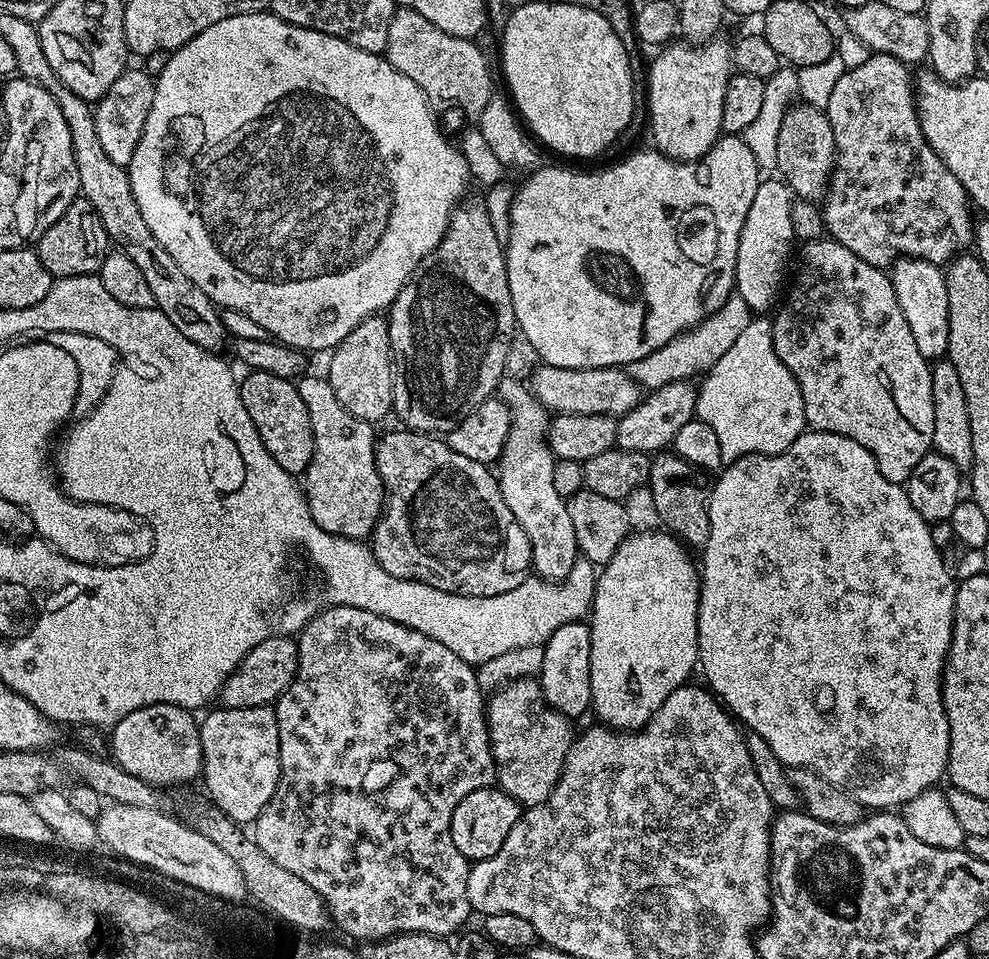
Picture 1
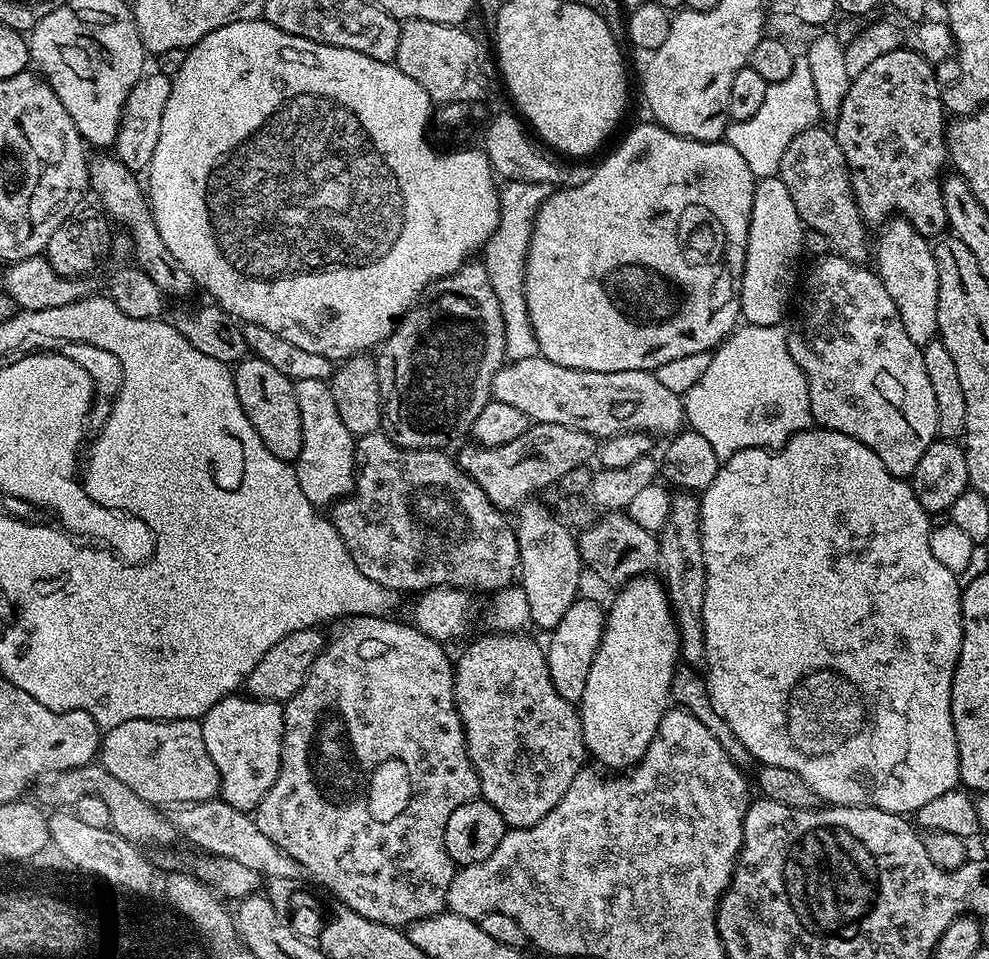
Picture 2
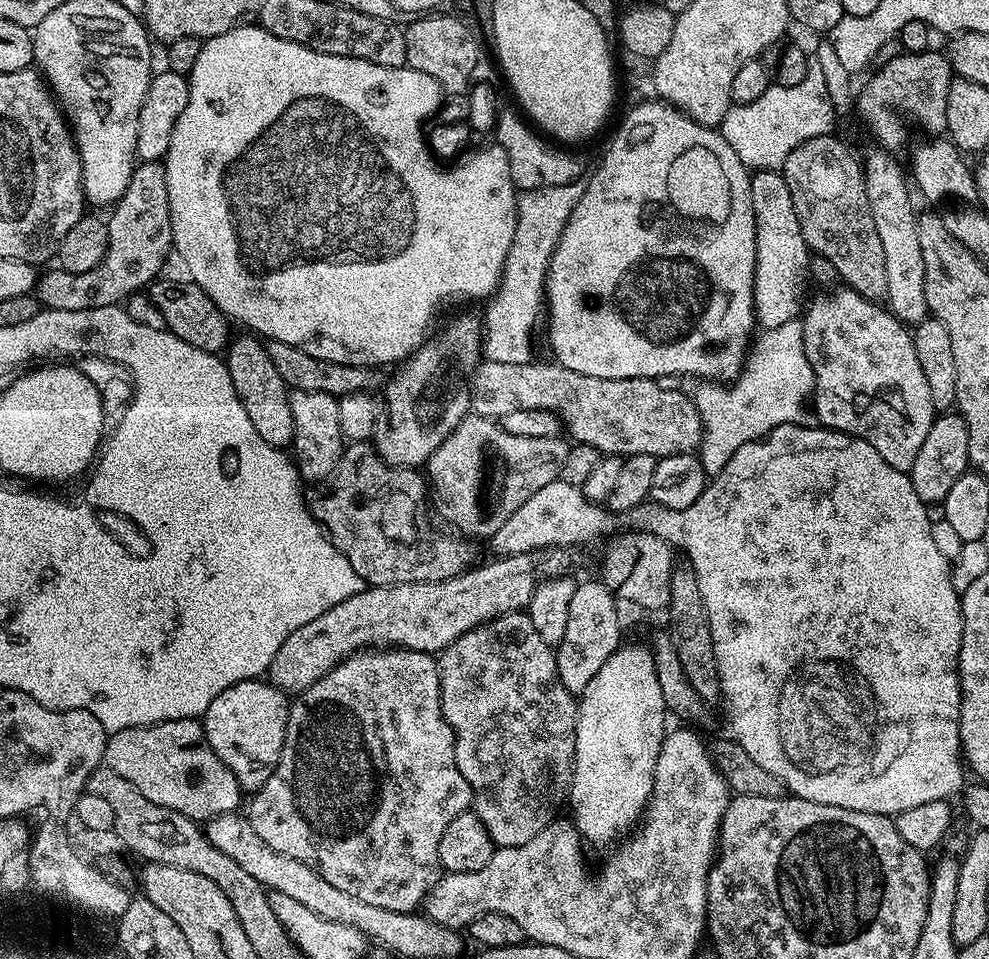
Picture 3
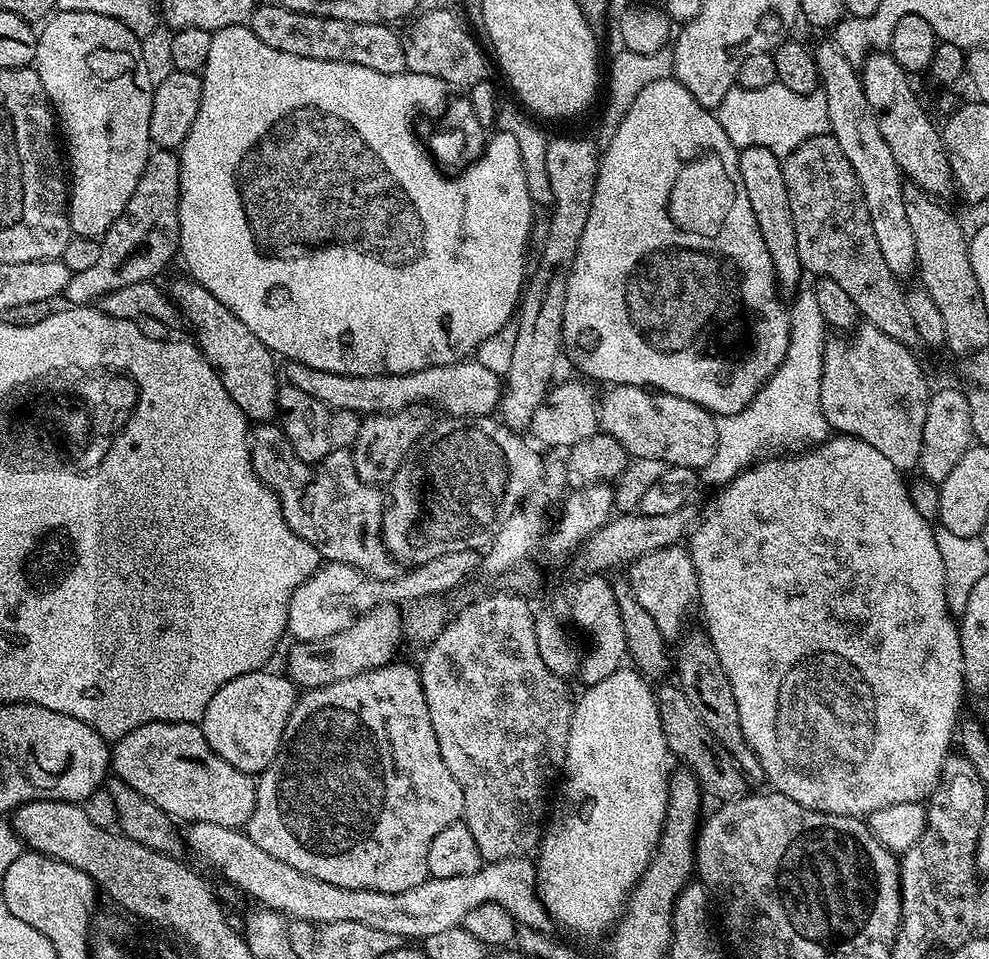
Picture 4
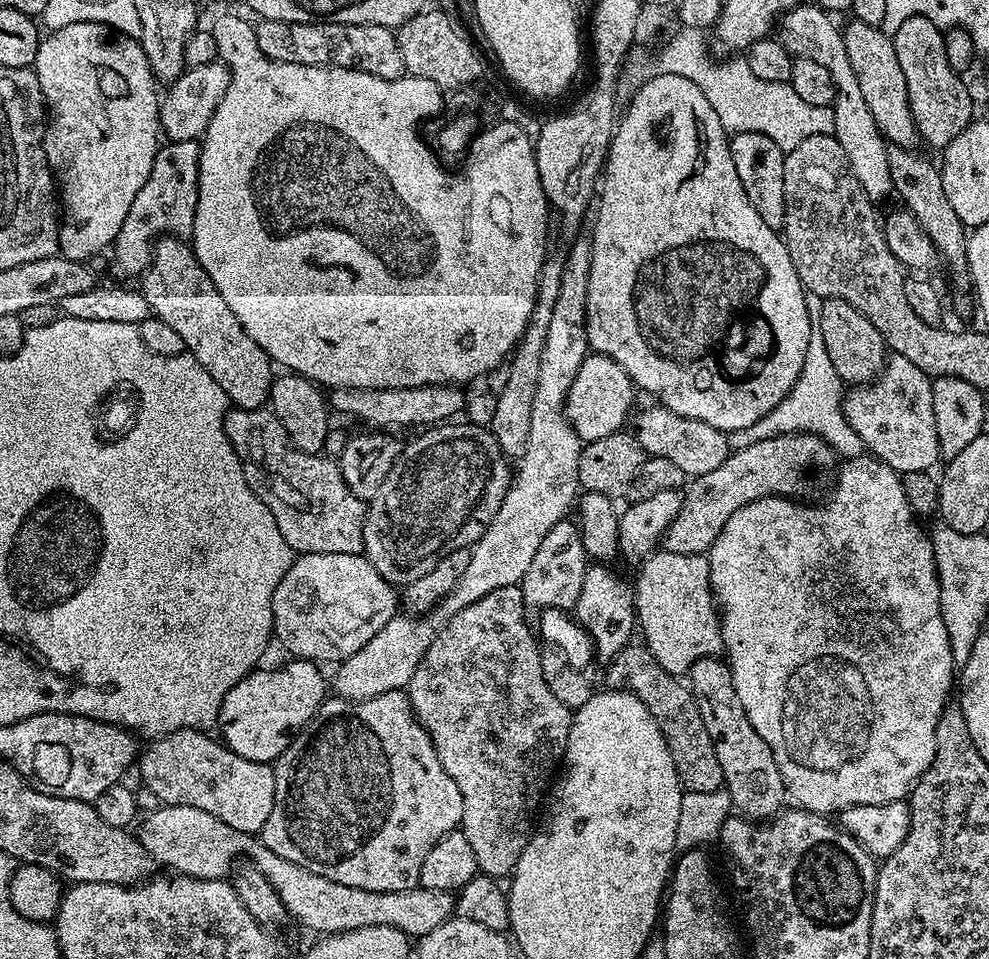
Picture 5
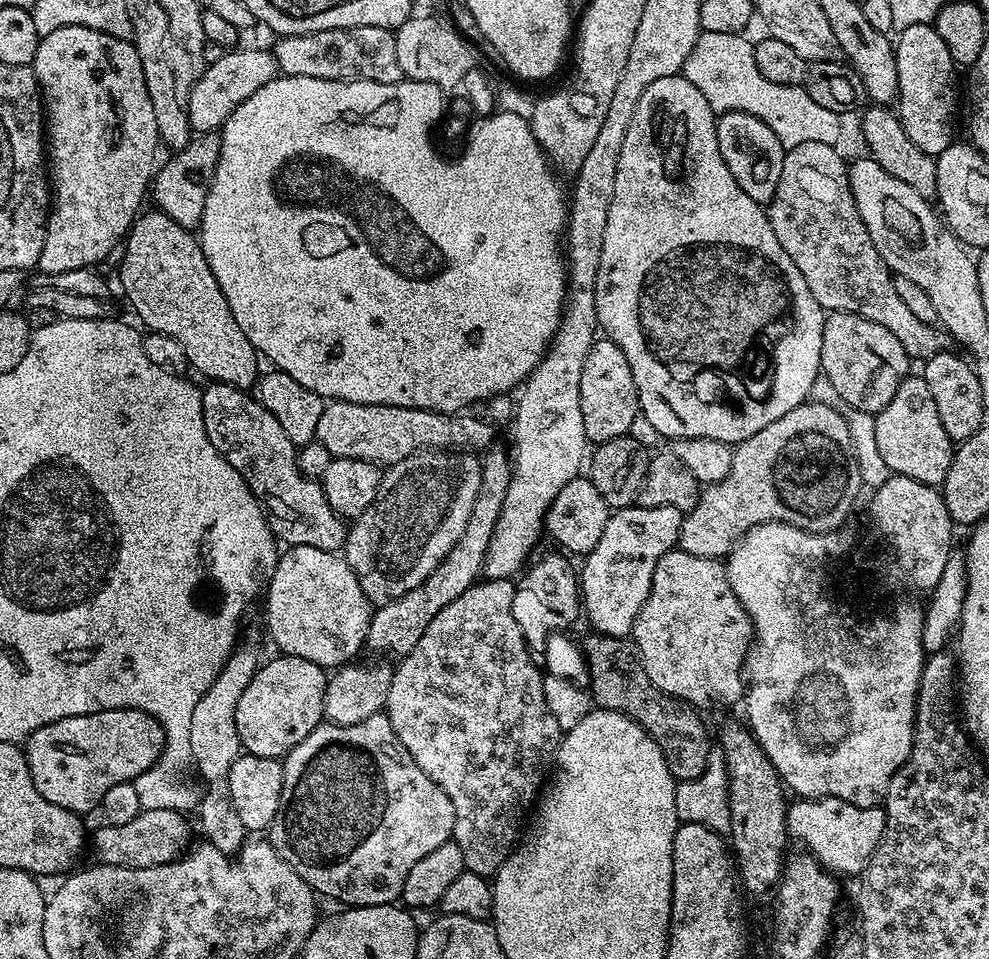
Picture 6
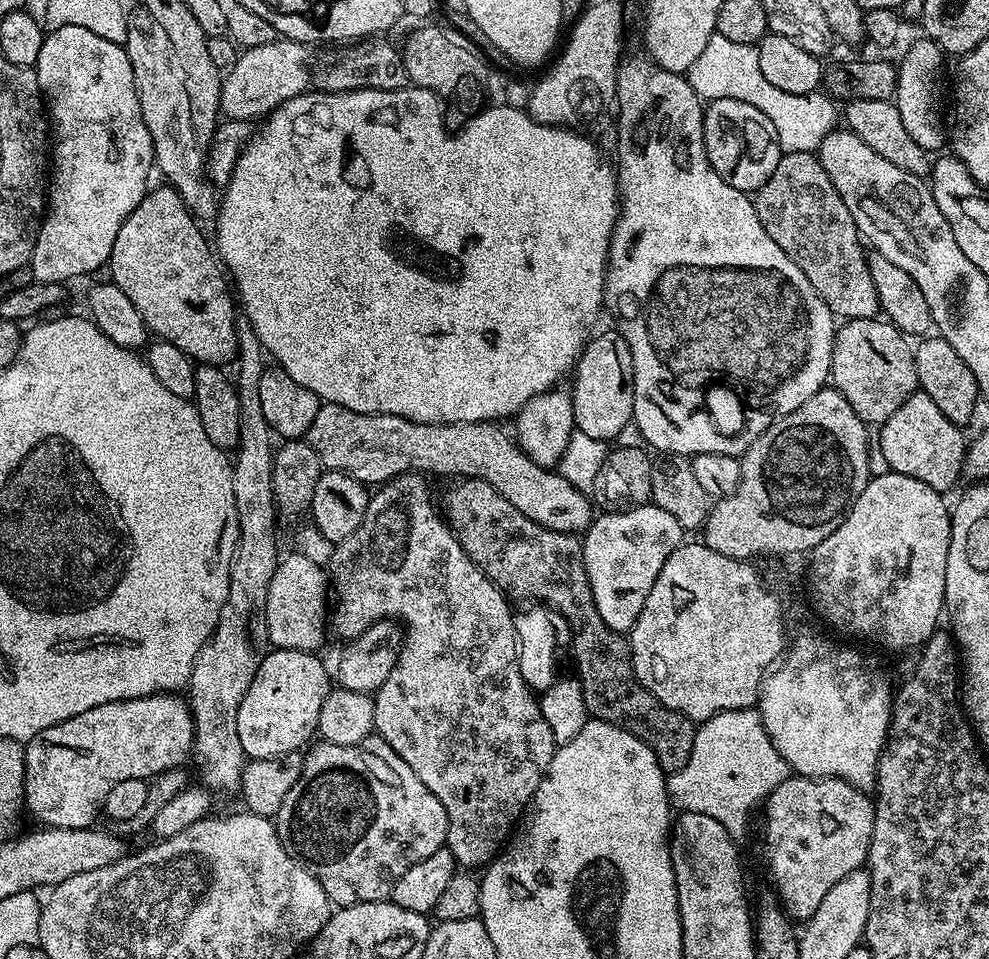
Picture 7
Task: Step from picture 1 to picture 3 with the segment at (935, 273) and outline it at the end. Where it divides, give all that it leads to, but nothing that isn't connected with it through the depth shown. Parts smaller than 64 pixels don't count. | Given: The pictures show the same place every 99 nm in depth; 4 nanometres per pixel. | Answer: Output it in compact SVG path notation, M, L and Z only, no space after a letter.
M883 150L875 151L868 157L863 157L862 167L866 198L870 202L870 214L874 218L874 230L878 230L882 254L886 258L886 307L905 326L915 326L929 315L926 302L926 266L922 264L922 249L918 242L918 212L917 209L912 209L913 193L910 191L905 169L903 172L896 161L897 157Z

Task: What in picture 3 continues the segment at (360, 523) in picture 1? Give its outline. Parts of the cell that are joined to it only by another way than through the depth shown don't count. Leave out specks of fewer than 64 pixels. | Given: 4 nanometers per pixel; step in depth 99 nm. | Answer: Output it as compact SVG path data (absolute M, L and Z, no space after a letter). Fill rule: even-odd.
M318 390L289 391L290 410L294 414L294 438L290 448L294 453L296 471L300 473L301 481L327 481L336 470L340 455L344 453L346 441L342 430L338 426L337 397L330 394L318 394ZM296 451L296 452L295 452Z

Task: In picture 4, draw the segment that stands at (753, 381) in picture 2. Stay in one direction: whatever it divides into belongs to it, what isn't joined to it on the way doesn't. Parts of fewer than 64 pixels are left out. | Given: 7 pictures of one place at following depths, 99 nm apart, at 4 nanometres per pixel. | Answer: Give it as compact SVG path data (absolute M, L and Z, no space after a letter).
M797 291L796 301L790 304L792 329L782 366L774 370L772 377L761 386L758 394L745 408L738 410L738 414L716 416L718 446L714 450L714 458L710 458L710 462L699 469L698 480L701 485L728 484L761 455L759 452L763 448L768 448L771 444L811 446L829 439L826 414L822 414L822 362L826 325L815 291L804 291Z

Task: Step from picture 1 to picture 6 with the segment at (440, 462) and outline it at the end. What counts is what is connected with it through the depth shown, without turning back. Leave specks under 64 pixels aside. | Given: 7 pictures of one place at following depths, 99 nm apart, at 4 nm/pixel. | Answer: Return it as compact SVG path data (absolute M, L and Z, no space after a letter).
M215 382L207 386L209 388L198 396L202 402L206 438L210 438L210 446L242 474L246 486L267 515L272 535L277 541L284 543L285 540L288 546L314 546L318 550L339 553L348 536L345 517L330 506L323 483L306 476L300 469L297 445L286 438L286 430L282 430L278 418L274 418L251 391Z

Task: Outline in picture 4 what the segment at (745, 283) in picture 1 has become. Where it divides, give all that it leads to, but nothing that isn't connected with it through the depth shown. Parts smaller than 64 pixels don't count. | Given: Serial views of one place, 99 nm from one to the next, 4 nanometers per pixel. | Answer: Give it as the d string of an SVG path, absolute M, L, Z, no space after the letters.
M766 146L742 148L739 149L739 153L738 170L742 174L742 186L746 186L750 206L754 206L754 218L758 218L758 230L762 230L766 250L770 250L777 285L784 290L787 288L799 289L802 269L798 258L798 238L794 238L794 218L790 214L790 198L786 190L786 178L781 157L766 150Z

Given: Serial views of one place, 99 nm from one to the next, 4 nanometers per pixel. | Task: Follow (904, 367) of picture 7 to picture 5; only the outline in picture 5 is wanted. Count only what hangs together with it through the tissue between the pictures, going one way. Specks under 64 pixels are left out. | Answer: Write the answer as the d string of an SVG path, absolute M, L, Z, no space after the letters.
M842 298L822 299L822 310L818 317L818 335L826 346L826 354L830 354L830 363L838 370L841 381L848 386L863 386L872 383L886 363L886 345L882 334L874 330L870 318L866 314L858 314L850 302L842 302Z

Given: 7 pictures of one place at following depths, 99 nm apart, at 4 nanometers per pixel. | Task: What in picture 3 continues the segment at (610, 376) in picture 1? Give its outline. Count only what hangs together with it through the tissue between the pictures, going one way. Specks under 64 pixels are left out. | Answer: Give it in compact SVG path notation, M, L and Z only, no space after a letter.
M481 359L472 371L471 411L499 418L514 410L550 410L575 443L594 446L609 456L673 456L696 452L704 431L696 401L684 390L662 390L656 380L594 378L555 362L524 365Z

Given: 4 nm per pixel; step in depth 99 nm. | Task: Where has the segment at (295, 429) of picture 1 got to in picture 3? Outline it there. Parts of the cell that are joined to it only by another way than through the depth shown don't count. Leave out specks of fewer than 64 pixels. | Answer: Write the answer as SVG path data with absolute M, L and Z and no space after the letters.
M243 334L231 341L226 349L226 367L231 391L242 402L244 416L250 418L254 430L271 448L287 449L294 438L294 414L290 410L289 387L270 362L267 347L255 335Z

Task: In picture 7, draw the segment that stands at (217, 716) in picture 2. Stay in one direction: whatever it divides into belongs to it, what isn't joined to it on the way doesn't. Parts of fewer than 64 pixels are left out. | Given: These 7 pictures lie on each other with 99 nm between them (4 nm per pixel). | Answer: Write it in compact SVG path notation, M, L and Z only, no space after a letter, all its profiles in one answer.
M277 648L269 651L268 657L260 663L254 682L250 682L250 690L246 690L246 698L242 698L242 706L238 706L238 739L248 760L289 756L292 752L300 752L313 739L311 736L317 735L322 702L326 702L330 691L330 672L324 669L320 658L319 655L293 648Z

